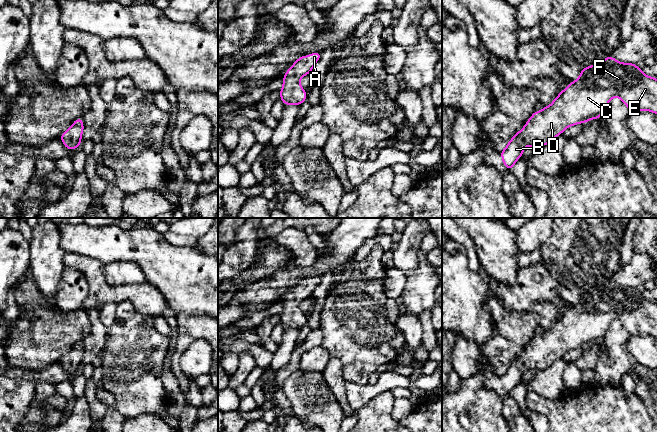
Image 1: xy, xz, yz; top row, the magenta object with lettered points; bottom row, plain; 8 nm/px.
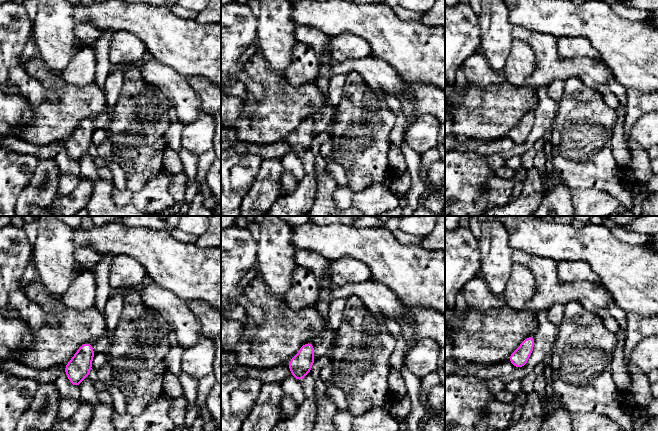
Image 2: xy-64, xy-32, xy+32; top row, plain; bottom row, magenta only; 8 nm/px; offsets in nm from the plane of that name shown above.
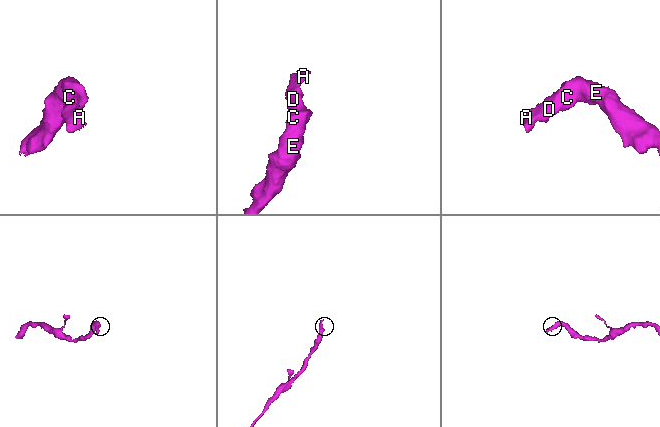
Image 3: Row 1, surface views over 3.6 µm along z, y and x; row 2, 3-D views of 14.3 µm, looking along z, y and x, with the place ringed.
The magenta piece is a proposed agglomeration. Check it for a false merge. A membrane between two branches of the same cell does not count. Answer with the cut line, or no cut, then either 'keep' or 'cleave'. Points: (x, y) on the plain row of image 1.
no cut | keep

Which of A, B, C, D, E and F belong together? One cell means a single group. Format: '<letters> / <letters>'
A B C D E F

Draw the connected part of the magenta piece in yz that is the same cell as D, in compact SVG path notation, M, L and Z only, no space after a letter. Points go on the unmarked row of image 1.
M611 280L597 285L592 291L585 290L579 302L560 315L549 330L535 335L524 351L510 363L505 373L499 376L504 390L508 395L511 394L523 380L526 370L546 370L568 351L600 342L614 321L619 321L629 335L646 334L657 338L657 303L645 299L636 288L622 287Z

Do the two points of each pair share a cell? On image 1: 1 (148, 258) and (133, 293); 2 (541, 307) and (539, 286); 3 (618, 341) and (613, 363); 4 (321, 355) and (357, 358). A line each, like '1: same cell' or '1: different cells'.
1: different cells
2: different cells
3: same cell
4: different cells

